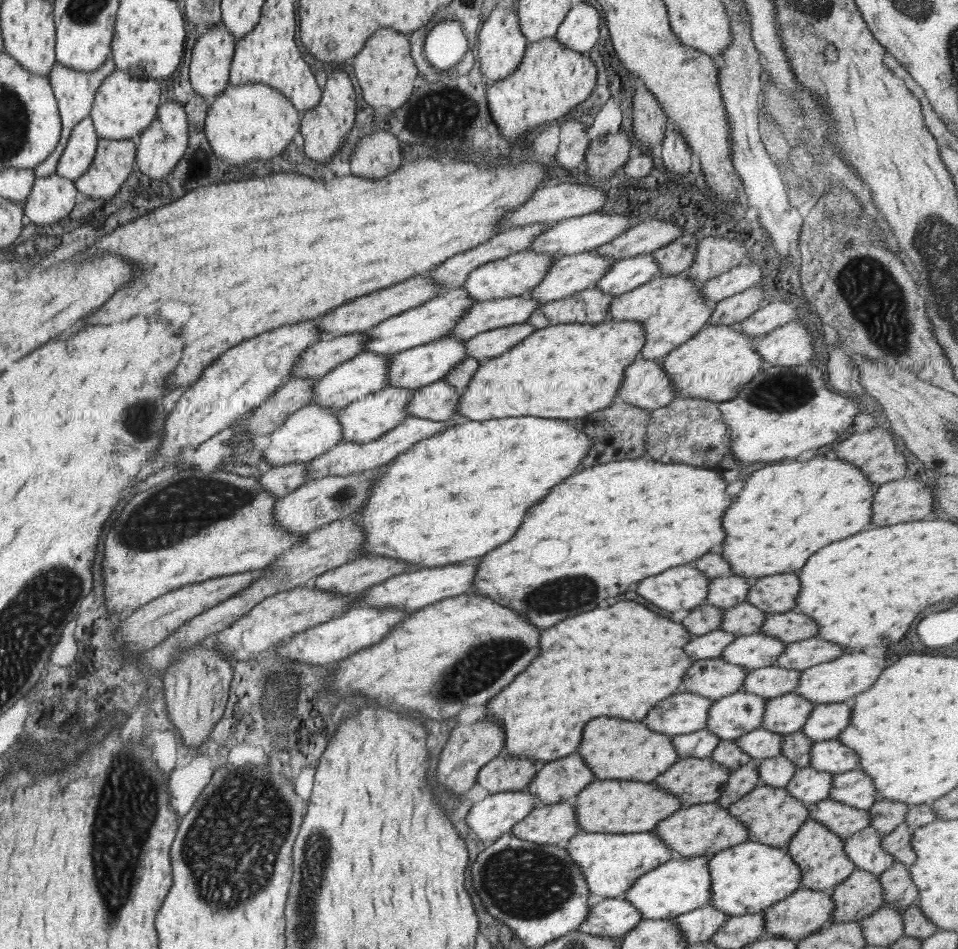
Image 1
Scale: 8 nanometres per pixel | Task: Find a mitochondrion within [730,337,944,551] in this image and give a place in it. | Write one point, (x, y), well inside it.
(782, 393)

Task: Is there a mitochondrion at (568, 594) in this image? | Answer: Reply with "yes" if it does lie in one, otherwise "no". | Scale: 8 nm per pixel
yes

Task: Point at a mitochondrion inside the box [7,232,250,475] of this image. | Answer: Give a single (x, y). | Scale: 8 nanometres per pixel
(141, 422)

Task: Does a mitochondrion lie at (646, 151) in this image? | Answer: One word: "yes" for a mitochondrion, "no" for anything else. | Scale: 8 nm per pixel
no

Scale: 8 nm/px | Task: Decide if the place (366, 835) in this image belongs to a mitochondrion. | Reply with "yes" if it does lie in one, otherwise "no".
no

